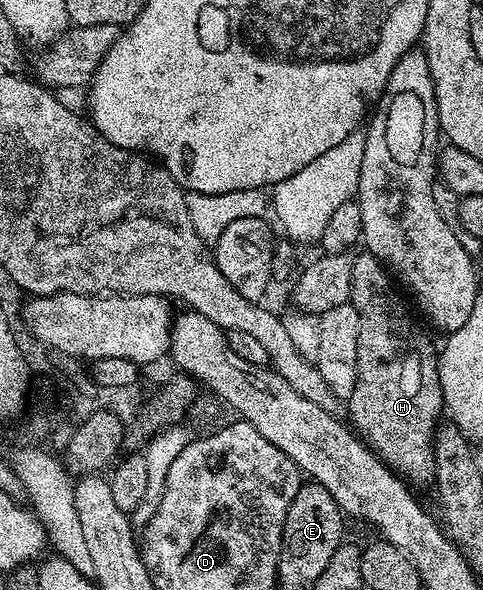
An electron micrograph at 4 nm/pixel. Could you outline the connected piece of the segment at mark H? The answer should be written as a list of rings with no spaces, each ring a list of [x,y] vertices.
[[[367,253],[358,254],[352,261],[352,272],[350,273],[350,289],[352,290],[352,298],[350,302],[354,305],[354,309],[360,318],[358,325],[358,369],[356,370],[356,380],[354,381],[354,393],[346,401],[348,407],[347,418],[350,420],[351,426],[354,428],[355,434],[366,444],[369,451],[373,452],[381,462],[385,463],[400,477],[409,484],[428,483],[431,484],[436,477],[436,466],[434,465],[434,449],[432,448],[432,440],[434,432],[441,422],[442,416],[445,414],[444,398],[442,397],[442,389],[440,388],[440,378],[438,377],[438,347],[432,344],[432,339],[416,324],[416,319],[412,315],[408,315],[408,307],[402,300],[396,296],[397,284],[394,282],[393,276],[387,267],[380,260]]]

